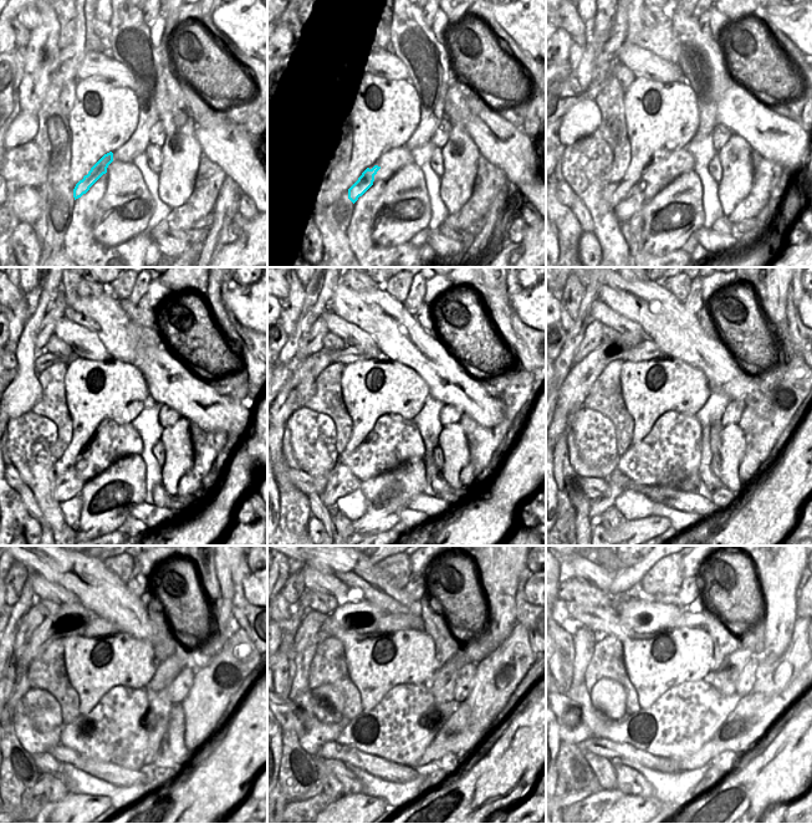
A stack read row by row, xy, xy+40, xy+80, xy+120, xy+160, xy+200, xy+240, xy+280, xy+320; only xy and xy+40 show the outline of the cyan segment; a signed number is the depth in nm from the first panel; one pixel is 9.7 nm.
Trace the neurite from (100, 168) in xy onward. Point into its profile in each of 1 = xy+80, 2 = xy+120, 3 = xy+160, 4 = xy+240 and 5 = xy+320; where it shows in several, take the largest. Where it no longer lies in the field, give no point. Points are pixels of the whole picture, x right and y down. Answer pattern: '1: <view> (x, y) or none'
1: xy+80 (634, 199)
2: xy+120 (70, 484)
3: xy+160 (341, 482)
4: xy+240 (44, 779)
5: xy+320 (571, 798)

